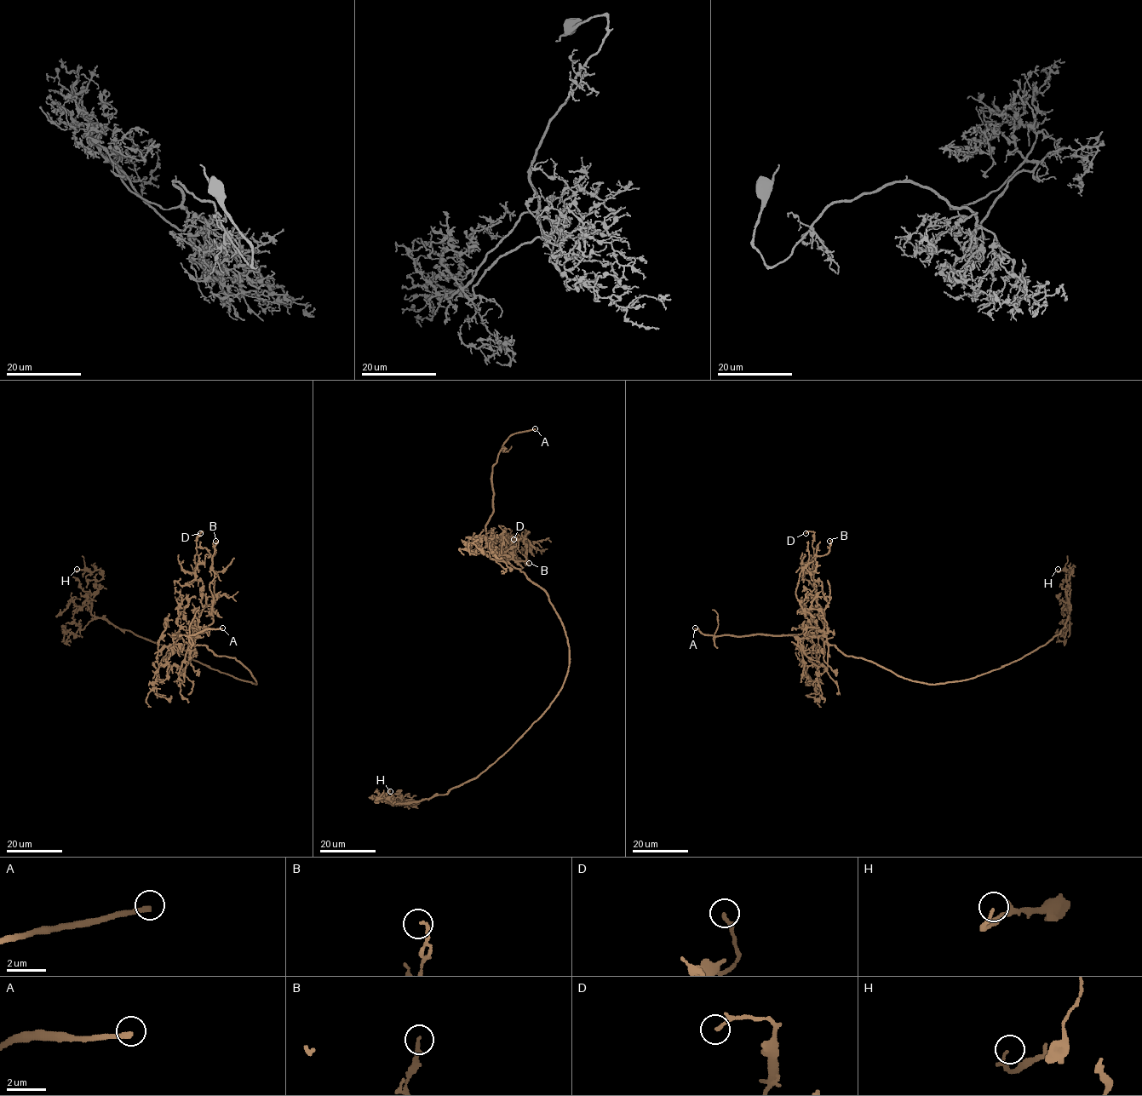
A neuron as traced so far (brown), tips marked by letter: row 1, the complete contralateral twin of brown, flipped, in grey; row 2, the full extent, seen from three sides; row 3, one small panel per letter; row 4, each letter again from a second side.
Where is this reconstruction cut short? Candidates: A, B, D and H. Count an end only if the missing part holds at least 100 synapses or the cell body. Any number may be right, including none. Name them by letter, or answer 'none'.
A

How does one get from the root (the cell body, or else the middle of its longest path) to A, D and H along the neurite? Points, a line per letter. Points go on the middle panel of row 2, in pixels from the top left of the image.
A: (567, 670), (565, 631), (548, 595), (500, 560), (486, 536), (492, 466), (511, 435), (535, 428)
D: (567, 670), (565, 631), (548, 595), (507, 562), (511, 558), (519, 561), (507, 548), (515, 547), (513, 539)
H: (567, 670), (548, 708), (475, 777), (444, 794), (404, 804), (411, 801), (399, 802), (403, 802), (390, 791)

